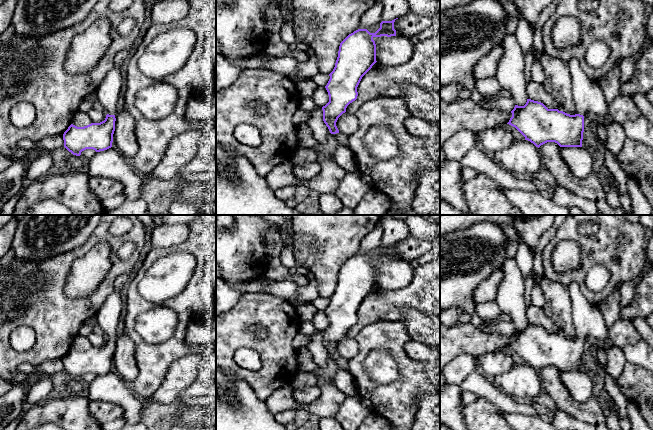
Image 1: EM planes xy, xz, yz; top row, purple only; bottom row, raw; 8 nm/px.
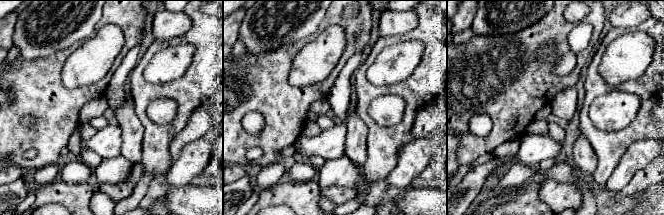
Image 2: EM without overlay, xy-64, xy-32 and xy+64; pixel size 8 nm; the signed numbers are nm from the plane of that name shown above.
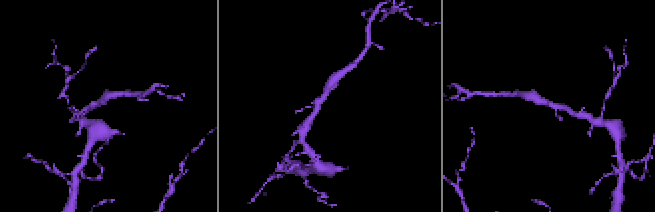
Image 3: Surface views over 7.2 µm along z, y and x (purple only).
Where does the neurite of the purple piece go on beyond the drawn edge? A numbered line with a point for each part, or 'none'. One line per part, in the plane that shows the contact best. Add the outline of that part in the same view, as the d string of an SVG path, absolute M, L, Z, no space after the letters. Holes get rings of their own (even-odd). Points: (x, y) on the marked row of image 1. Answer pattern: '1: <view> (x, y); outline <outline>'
1: xy (108, 92); outline M121 50L115 55L114 66L107 72L104 80L95 91L97 100L109 115L116 115L117 112L117 102L122 87L120 66L129 56L129 52L129 50Z

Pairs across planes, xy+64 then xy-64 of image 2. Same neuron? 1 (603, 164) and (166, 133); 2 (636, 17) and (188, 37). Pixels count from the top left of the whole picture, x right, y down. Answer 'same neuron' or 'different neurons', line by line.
1: same neuron
2: different neurons

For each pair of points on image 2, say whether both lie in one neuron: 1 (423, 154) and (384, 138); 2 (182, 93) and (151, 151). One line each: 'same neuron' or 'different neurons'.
1: different neurons
2: same neuron

